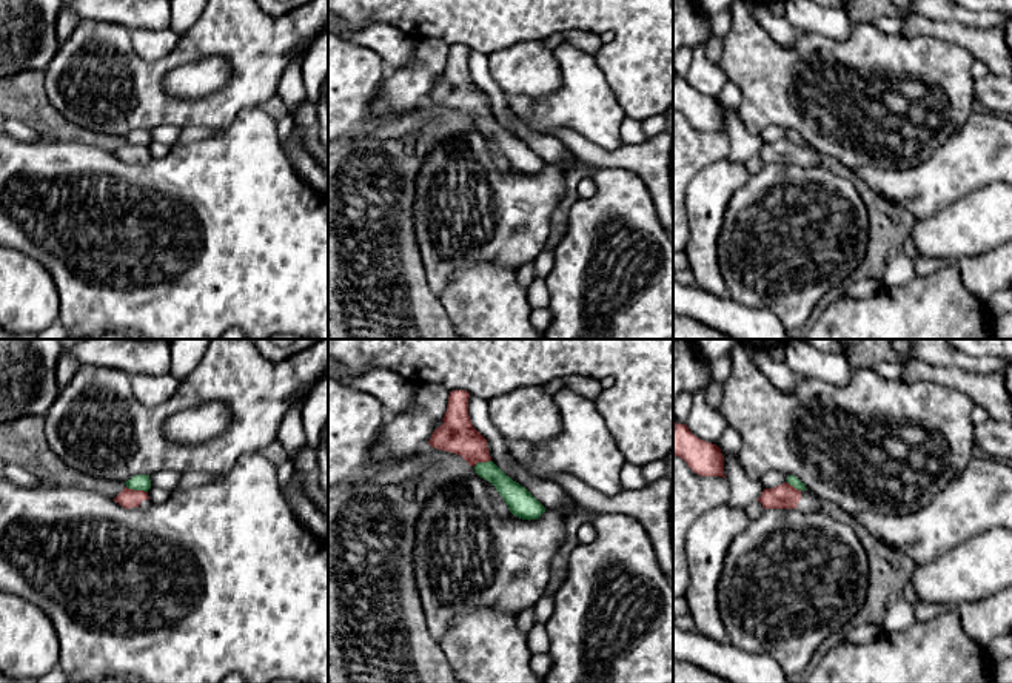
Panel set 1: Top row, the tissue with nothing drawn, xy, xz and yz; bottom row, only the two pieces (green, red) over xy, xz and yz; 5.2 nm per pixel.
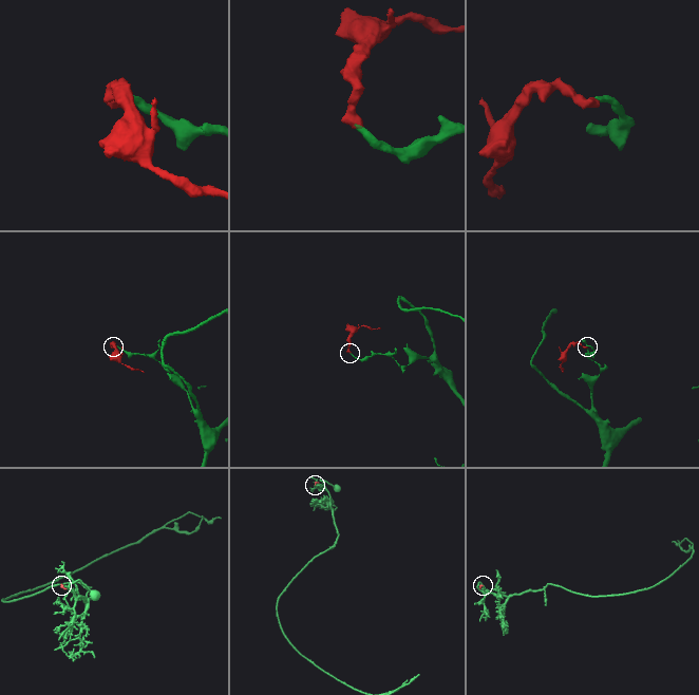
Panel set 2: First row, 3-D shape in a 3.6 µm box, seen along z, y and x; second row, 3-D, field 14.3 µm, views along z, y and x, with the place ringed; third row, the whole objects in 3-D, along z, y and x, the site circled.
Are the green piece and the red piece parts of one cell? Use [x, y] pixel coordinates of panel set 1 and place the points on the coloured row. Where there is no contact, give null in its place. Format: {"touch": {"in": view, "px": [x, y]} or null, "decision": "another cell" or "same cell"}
{"touch": {"in": "xy", "px": [137, 489]}, "decision": "another cell"}

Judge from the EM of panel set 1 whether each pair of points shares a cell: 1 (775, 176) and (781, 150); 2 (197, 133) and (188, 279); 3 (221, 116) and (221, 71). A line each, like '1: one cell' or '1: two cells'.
1: two cells
2: two cells
3: two cells

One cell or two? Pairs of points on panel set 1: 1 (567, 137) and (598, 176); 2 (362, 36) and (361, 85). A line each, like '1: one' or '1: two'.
1: two
2: two

